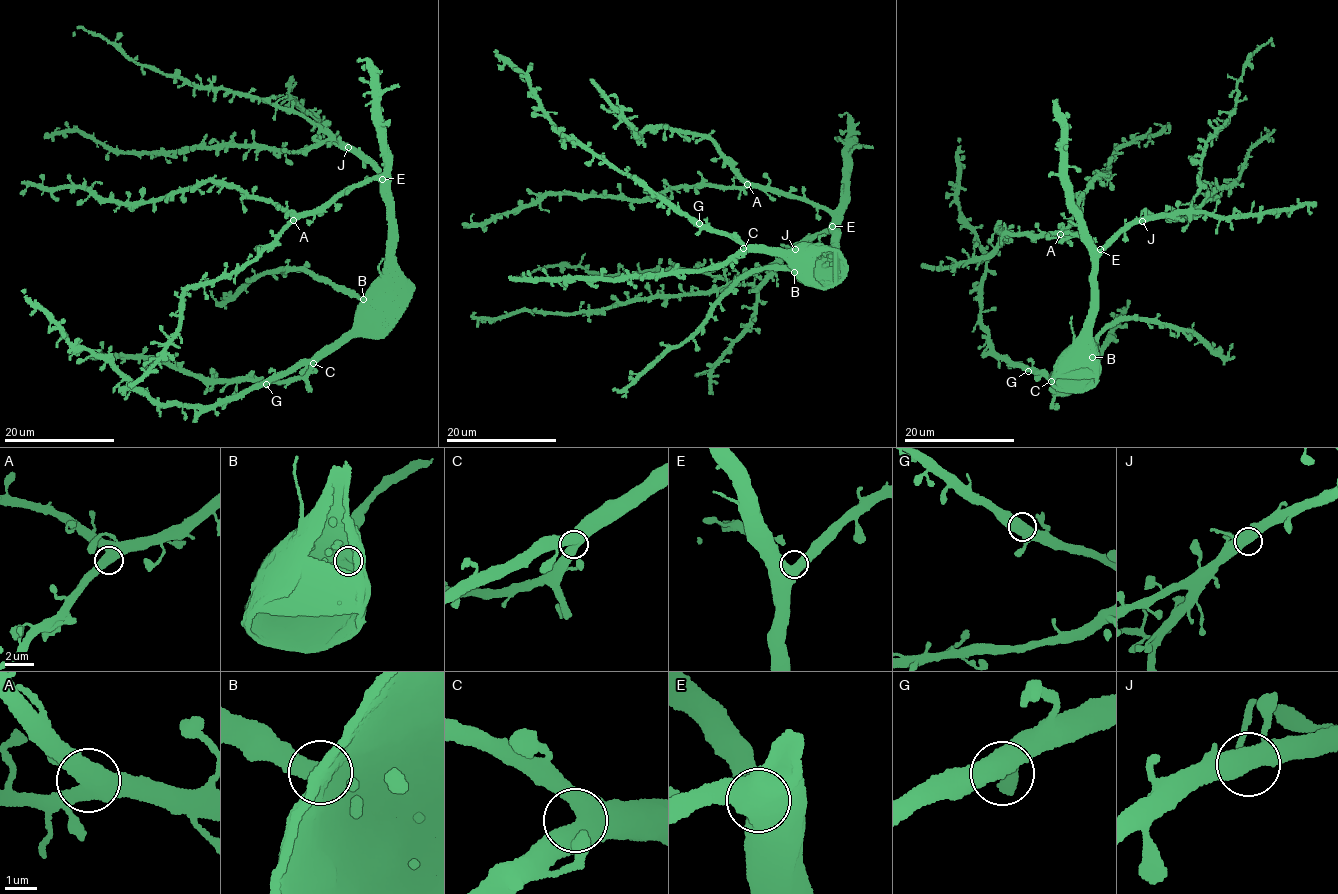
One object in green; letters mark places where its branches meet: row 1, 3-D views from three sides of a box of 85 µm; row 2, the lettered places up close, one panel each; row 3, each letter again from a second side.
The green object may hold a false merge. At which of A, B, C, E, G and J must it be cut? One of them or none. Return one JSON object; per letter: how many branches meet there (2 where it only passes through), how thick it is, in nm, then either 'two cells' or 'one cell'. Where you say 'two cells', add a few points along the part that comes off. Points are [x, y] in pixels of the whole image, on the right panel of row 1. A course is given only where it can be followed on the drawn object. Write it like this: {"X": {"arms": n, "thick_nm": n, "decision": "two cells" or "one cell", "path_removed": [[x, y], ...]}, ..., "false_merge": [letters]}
{"A": {"arms": 2, "thick_nm": 550, "decision": "one cell"}, "B": {"arms": 2, "thick_nm": 550, "decision": "one cell"}, "C": {"arms": 2, "thick_nm": 600, "decision": "one cell"}, "E": {"arms": 2, "thick_nm": 600, "decision": "one cell"}, "G": {"arms": 2, "thick_nm": 550, "decision": "one cell"}, "J": {"arms": 2, "thick_nm": 600, "decision": "one cell"}, "false_merge": []}

